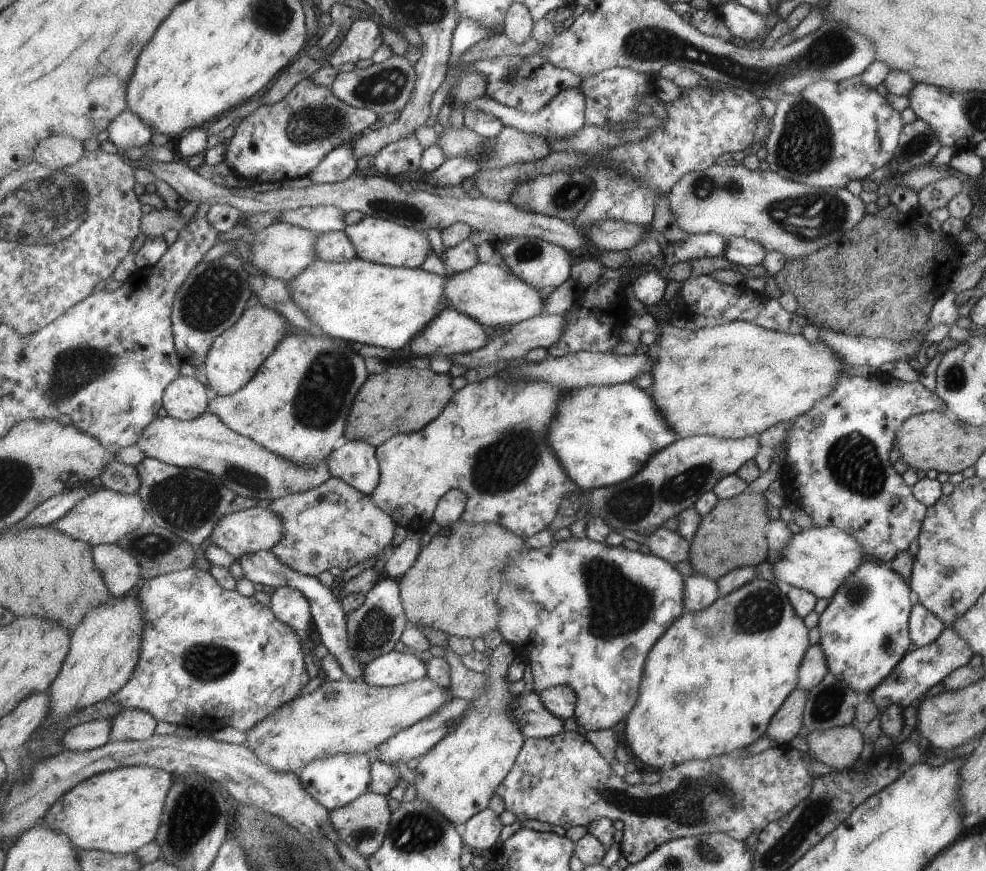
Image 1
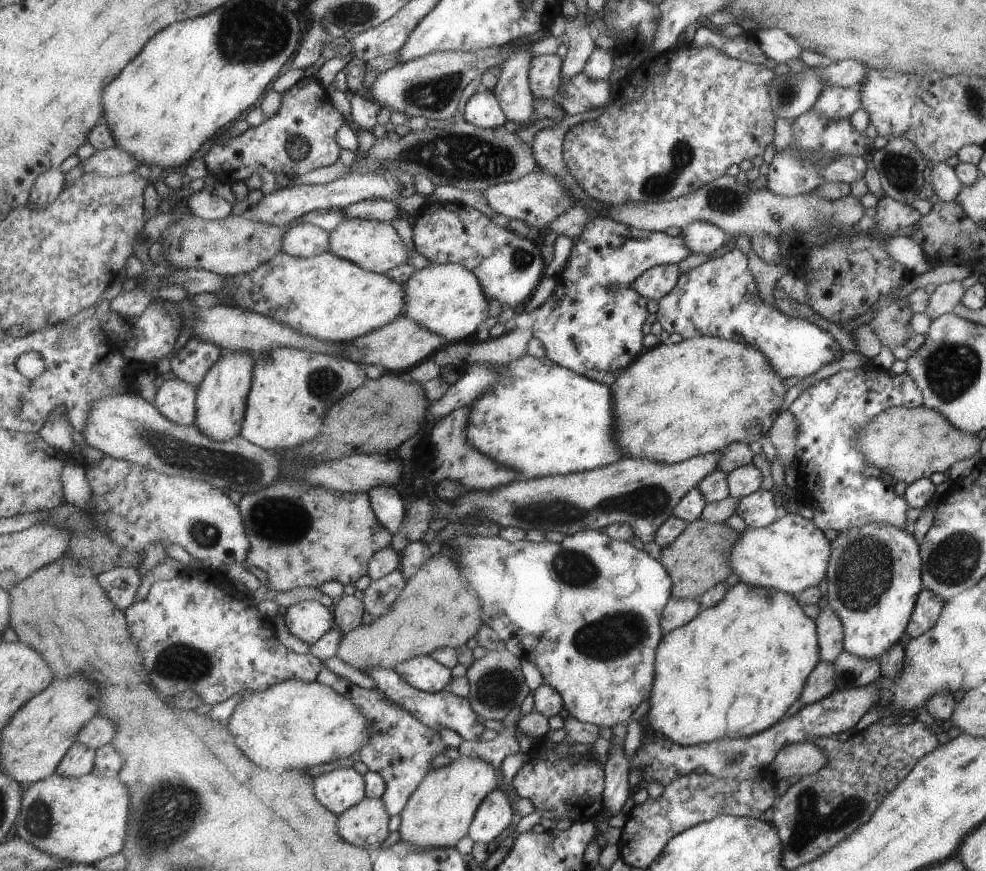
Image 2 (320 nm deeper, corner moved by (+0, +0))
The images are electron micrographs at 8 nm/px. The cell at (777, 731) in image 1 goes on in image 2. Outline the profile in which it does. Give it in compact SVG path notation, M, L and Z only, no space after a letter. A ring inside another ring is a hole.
M819 661L807 675L806 686L803 687L800 699L804 705L815 703L830 694L835 686L834 664Z

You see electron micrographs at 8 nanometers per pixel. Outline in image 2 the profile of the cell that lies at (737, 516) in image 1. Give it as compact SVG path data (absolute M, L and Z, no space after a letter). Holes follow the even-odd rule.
M695 519L673 542L661 547L658 558L671 576L673 586L670 596L676 599L694 599L701 596L714 584L723 582L732 574L729 564L730 548L738 538L738 532L723 523L708 523Z

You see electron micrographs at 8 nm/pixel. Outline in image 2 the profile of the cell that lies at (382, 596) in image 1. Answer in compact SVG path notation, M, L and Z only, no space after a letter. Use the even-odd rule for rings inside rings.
M401 568L395 569L383 578L374 580L364 591L362 599L366 610L376 619L389 612L394 602L402 595L408 580Z

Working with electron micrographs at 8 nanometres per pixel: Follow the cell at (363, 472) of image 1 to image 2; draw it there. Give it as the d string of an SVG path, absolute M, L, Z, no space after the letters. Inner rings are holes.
M388 486L374 488L369 494L381 524L395 534L403 526L405 515L408 514L405 498L397 489Z

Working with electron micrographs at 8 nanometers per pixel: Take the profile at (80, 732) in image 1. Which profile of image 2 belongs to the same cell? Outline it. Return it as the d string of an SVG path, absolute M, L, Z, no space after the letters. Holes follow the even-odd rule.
M77 741L59 763L56 773L64 777L82 777L93 773L96 756L96 749Z

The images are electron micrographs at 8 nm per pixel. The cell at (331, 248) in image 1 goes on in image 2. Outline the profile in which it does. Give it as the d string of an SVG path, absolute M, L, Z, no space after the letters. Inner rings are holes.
M311 223L286 230L282 250L296 257L314 257L330 250L330 232Z

